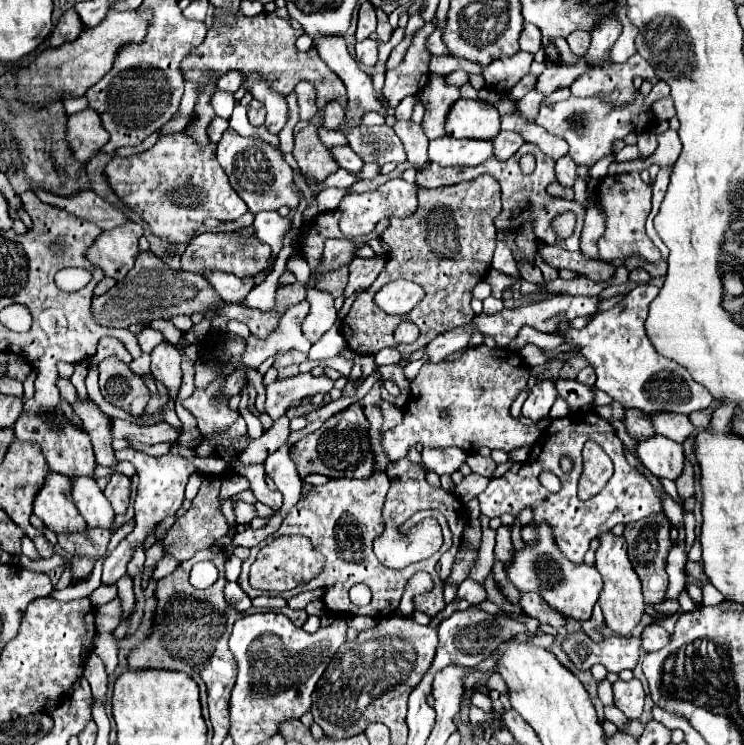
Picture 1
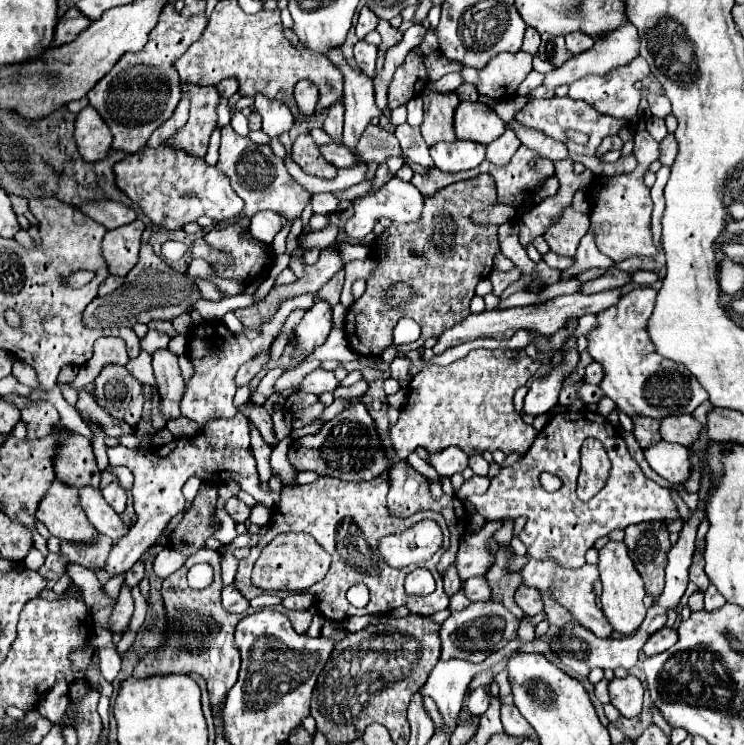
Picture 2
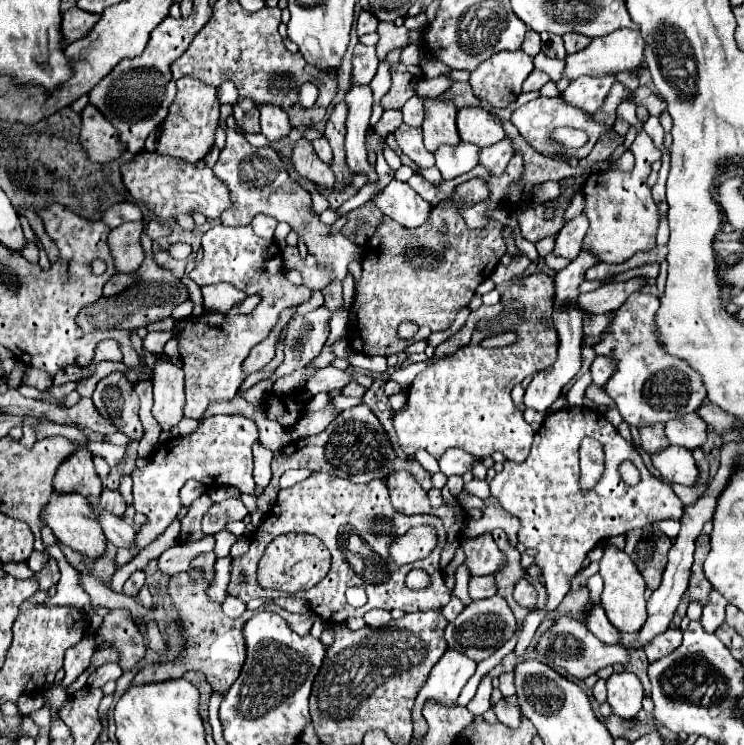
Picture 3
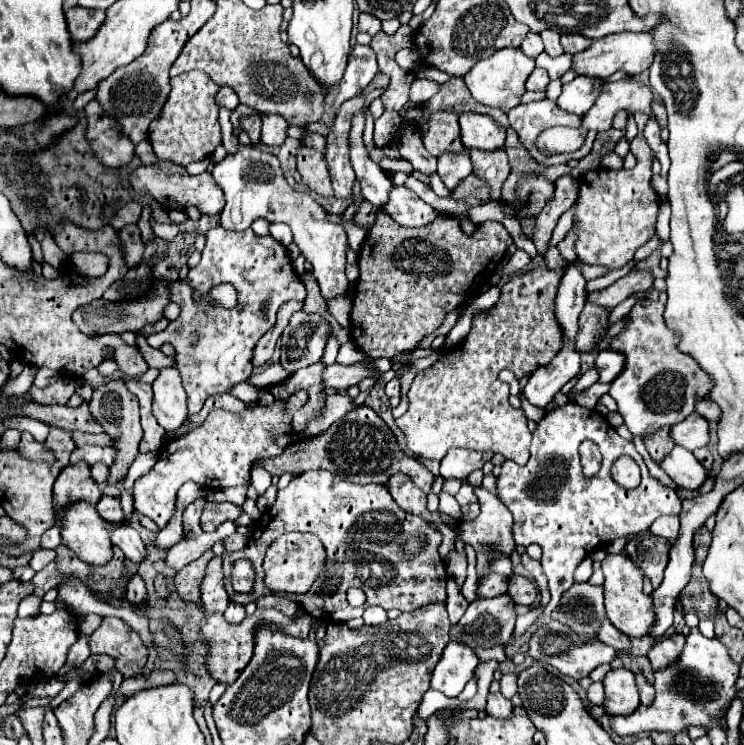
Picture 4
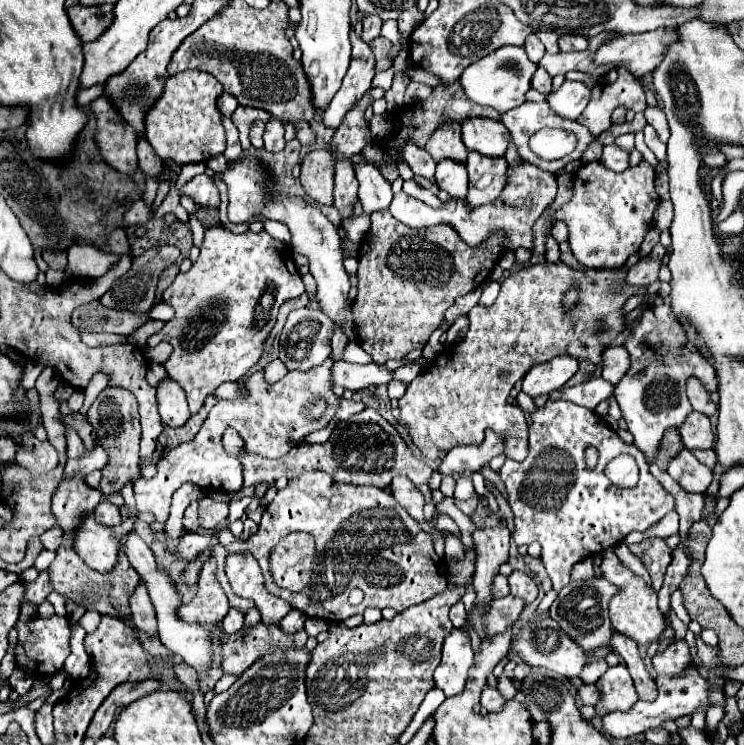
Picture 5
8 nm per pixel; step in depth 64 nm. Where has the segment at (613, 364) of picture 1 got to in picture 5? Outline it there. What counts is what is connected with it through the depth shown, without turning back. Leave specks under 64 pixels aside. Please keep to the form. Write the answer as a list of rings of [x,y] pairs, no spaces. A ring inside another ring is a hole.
[[[668,304],[642,308],[638,324],[630,330],[624,342],[626,350],[630,352],[630,370],[614,386],[614,398],[620,404],[622,418],[634,436],[634,444],[644,452],[648,462],[654,460],[664,430],[670,426],[680,426],[692,412],[686,396],[688,378],[696,376],[710,392],[718,388],[714,368],[706,364],[696,348],[684,348],[686,342],[688,336],[672,318]]]

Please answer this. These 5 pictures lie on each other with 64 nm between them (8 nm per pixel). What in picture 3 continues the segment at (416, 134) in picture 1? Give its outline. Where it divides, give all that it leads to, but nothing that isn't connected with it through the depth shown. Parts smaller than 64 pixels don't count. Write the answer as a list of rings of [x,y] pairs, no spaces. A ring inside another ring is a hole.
[[[402,124],[396,132],[396,142],[400,150],[418,166],[418,168],[430,168],[434,166],[434,156],[424,148],[422,142],[422,128],[412,128]]]

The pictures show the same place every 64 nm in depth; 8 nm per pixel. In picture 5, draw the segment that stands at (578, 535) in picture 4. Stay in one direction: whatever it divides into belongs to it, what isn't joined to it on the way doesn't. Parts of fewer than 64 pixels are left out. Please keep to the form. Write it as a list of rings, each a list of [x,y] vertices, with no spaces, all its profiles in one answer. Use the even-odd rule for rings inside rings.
[[[548,400],[542,408],[538,408],[536,414],[532,414],[532,426],[530,426],[530,438],[528,438],[528,458],[524,462],[506,460],[500,468],[500,478],[508,492],[508,504],[514,512],[514,532],[512,538],[518,546],[540,542],[542,546],[542,562],[546,566],[546,572],[552,580],[552,590],[560,592],[564,586],[570,584],[570,570],[576,562],[598,554],[606,548],[616,546],[622,542],[630,532],[634,530],[646,530],[660,518],[664,518],[668,512],[672,512],[674,498],[670,492],[666,492],[656,478],[648,472],[648,462],[644,454],[634,446],[626,444],[608,424],[602,416],[596,412],[578,406],[574,402],[566,400]],[[596,446],[600,452],[598,466],[594,470],[586,470],[584,466],[584,448]],[[618,454],[630,454],[636,458],[640,466],[640,484],[636,488],[616,488],[608,476],[604,474],[604,468],[610,460],[614,460]]]

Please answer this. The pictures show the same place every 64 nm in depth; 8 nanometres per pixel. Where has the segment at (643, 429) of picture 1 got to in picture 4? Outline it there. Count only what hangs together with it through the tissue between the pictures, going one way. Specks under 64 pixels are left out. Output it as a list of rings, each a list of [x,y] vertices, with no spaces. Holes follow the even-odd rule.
[[[666,428],[656,430],[654,434],[650,434],[650,438],[644,438],[644,444],[654,462],[660,462],[674,448],[674,440],[670,438]]]

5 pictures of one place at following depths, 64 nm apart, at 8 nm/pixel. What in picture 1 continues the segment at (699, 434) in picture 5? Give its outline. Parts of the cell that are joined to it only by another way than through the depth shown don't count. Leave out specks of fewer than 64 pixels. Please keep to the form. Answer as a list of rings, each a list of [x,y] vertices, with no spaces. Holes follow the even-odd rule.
[[[662,412],[662,414],[650,414],[650,420],[656,434],[662,434],[674,442],[684,442],[694,432],[694,426],[690,424],[686,414]]]

